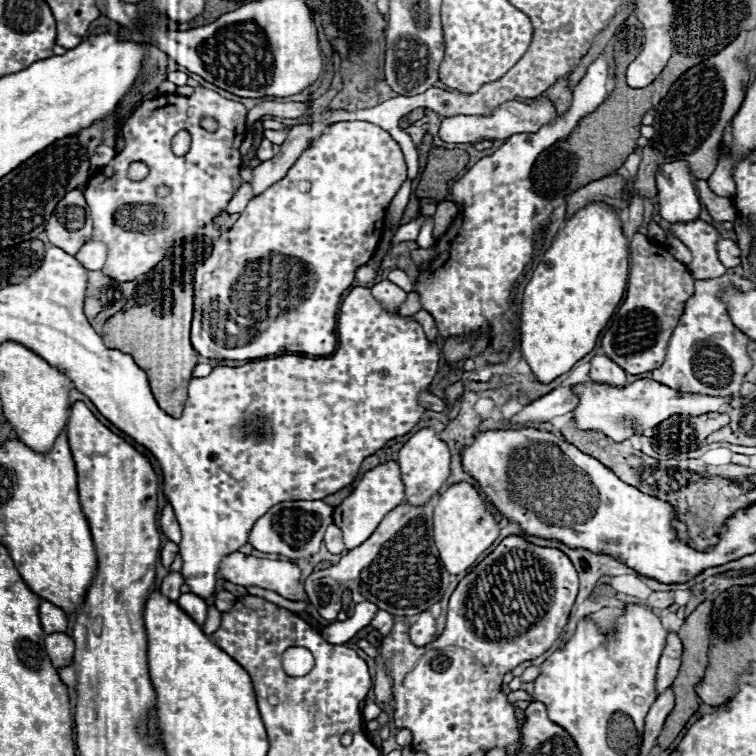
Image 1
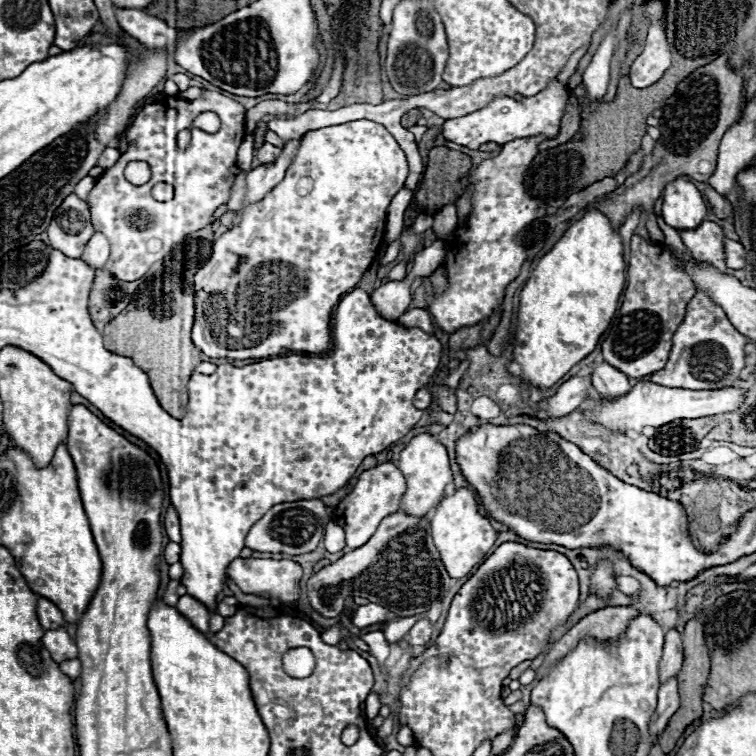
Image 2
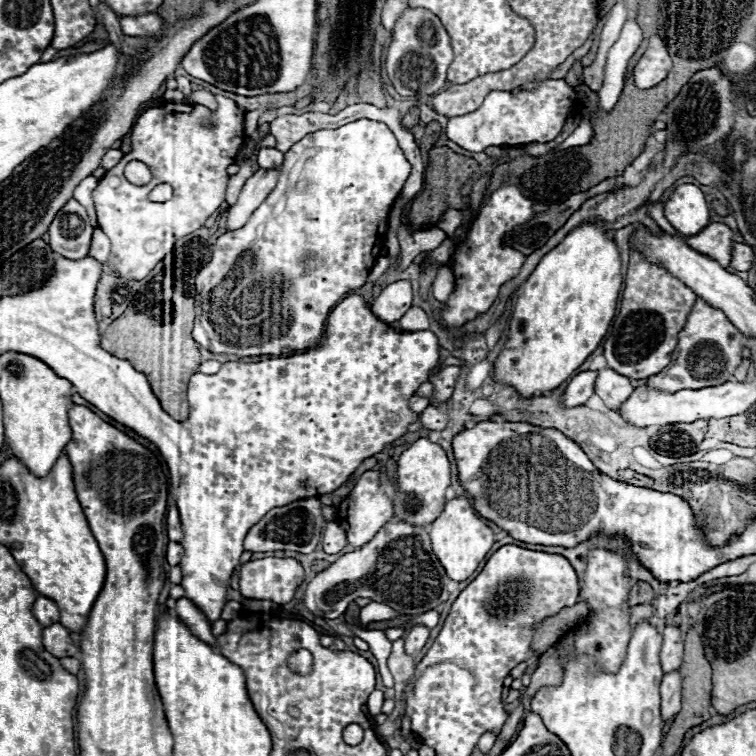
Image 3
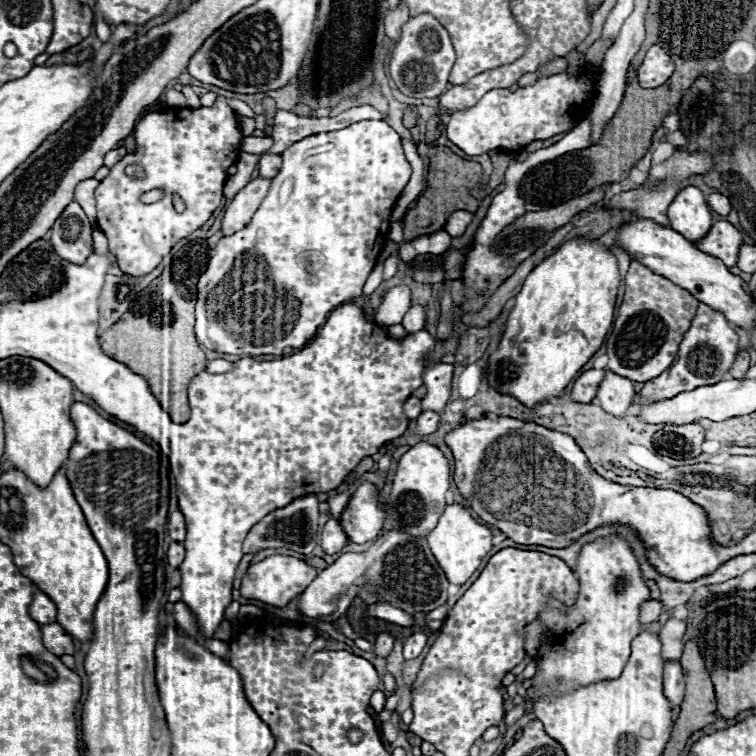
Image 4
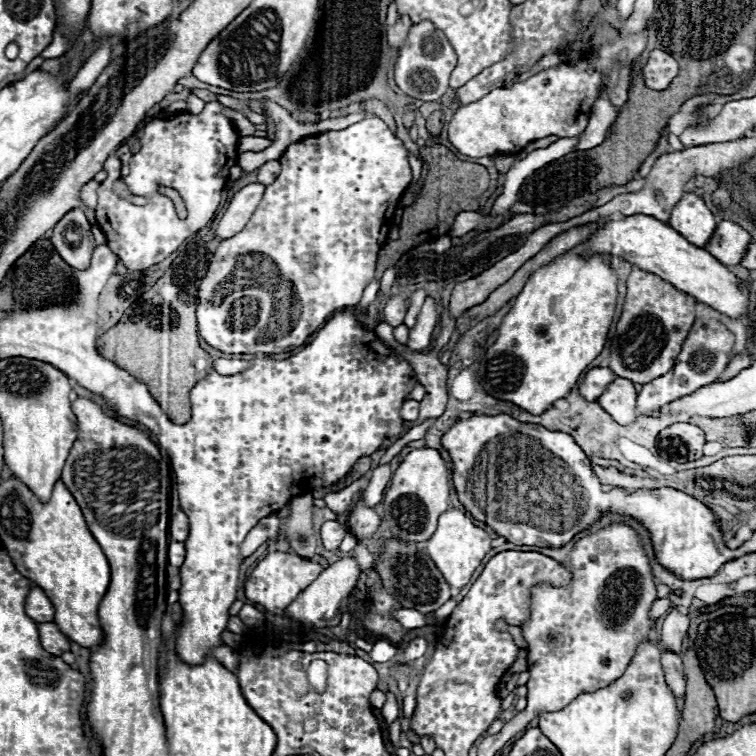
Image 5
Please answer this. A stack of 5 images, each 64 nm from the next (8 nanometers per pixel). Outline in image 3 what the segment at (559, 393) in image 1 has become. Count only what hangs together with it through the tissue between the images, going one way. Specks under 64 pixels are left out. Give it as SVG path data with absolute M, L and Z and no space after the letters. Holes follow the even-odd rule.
M586 370L580 372L572 378L572 382L568 384L568 388L564 390L564 406L572 408L572 406L582 406L586 404L586 400L594 394L594 382L596 382L596 370Z

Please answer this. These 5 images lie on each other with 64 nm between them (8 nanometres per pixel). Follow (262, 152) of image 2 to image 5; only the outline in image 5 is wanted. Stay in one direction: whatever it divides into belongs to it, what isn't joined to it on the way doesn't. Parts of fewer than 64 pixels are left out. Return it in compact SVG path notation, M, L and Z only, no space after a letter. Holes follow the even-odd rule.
M272 160L272 162L266 162L258 168L258 182L264 184L264 186L270 186L280 174L280 162L278 160Z

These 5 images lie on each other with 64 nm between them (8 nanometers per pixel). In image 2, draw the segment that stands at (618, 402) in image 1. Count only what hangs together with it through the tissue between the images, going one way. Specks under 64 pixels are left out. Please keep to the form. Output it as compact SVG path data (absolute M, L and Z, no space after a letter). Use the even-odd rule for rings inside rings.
M638 382L626 396L618 400L602 400L598 408L586 408L586 416L598 424L604 424L612 430L636 430L640 432L646 426L660 428L672 420L694 420L704 416L718 416L718 414L730 414L736 412L746 398L746 390L726 386L718 390L682 390L682 388L664 388L654 382Z

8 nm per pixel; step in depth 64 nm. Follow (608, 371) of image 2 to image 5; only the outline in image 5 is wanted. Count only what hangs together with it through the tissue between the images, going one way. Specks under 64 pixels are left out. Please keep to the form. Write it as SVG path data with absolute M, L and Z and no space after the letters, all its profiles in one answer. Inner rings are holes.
M616 378L598 398L598 402L622 426L630 426L636 420L636 390L634 384L626 378Z

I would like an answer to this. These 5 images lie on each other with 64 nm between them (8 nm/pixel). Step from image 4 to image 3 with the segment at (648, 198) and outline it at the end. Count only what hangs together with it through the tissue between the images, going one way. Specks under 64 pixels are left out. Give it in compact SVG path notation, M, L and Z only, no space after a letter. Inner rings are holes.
M656 200L656 202L650 202L648 204L648 216L668 234L676 234L676 230L670 226L670 222L664 218L664 200Z

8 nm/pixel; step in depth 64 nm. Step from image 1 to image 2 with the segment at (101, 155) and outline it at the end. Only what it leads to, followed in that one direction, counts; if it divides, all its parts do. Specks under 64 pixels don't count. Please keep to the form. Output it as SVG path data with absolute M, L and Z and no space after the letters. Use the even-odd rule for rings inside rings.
M106 148L106 150L102 152L100 160L98 160L98 166L102 166L102 168L110 168L110 166L116 164L118 158L120 158L120 152L118 152L116 148Z

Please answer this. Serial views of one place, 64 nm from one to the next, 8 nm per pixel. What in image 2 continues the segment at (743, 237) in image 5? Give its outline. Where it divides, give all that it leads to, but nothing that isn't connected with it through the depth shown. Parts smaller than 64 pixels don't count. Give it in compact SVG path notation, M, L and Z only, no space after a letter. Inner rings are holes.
M706 220L694 230L680 230L680 236L698 262L708 262L716 266L720 272L726 270L726 254L724 254L726 236L722 226Z

